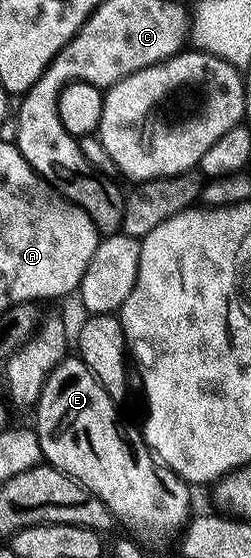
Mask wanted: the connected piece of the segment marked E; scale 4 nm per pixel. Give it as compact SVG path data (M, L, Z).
M68 357L55 366L53 373L49 373L41 389L39 402L33 408L35 414L33 434L39 439L46 466L56 467L61 473L73 477L73 481L89 489L89 493L98 497L118 522L120 519L129 530L136 531L131 533L136 536L144 535L147 539L163 539L171 534L174 536L192 514L192 488L184 483L180 475L173 473L156 460L148 449L147 442L143 440L142 430L138 426L130 427L119 416L119 411L120 404L109 397L101 381L93 377L93 373L82 359Z

